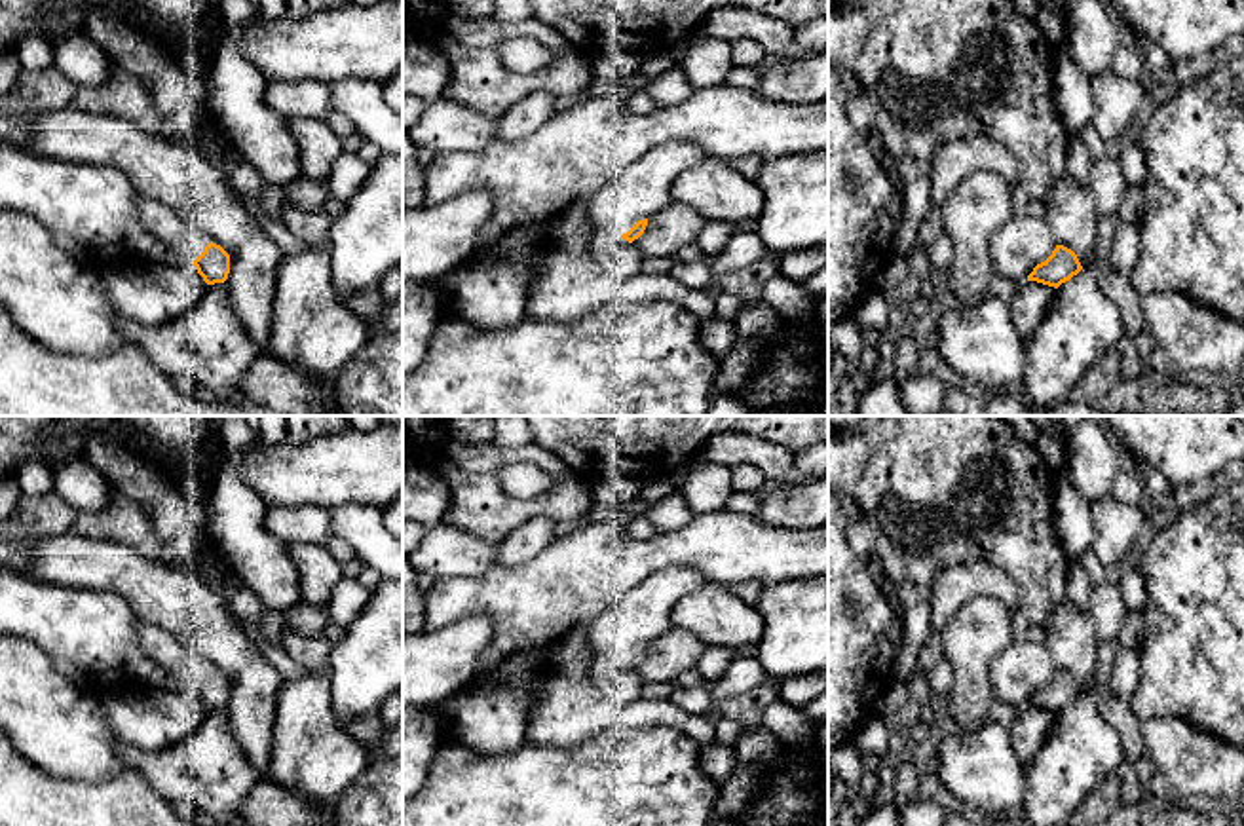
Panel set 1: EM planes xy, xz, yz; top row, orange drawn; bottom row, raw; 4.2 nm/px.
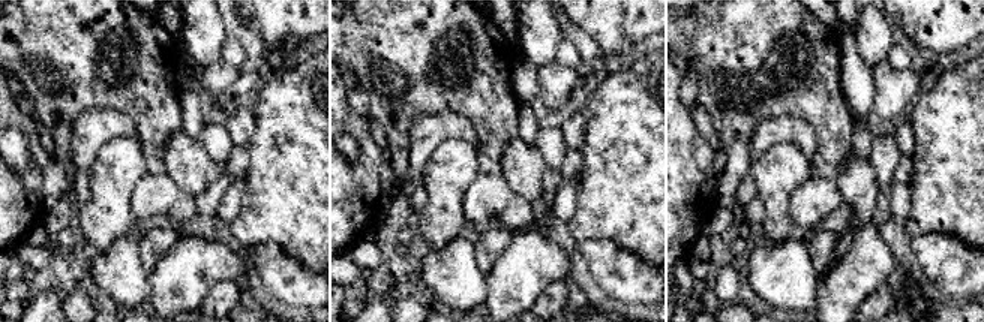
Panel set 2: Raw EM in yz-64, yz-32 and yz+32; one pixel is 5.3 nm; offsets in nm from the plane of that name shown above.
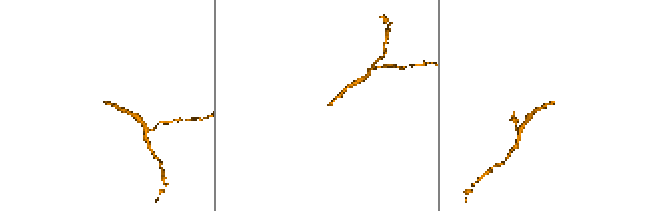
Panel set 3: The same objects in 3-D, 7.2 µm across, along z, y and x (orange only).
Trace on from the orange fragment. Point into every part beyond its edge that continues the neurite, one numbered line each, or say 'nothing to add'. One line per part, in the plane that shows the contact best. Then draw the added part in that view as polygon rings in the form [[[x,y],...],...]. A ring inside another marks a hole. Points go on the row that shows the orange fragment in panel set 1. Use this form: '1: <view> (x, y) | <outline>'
1: xz (614, 255) | [[[596,232],[587,249],[606,273],[629,279],[640,272],[640,251],[619,235]]]

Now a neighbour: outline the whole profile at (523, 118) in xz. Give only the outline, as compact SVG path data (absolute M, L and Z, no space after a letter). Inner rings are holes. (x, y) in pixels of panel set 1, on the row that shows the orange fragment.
M528 95L496 118L496 141L522 141L537 131L555 112L553 95Z

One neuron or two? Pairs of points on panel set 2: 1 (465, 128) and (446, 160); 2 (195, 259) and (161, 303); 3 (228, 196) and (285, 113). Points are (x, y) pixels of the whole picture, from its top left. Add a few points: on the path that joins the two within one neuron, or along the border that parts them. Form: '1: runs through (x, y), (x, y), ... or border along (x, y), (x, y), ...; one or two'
1: border along (477, 149), (462, 140), (444, 140), (428, 159); two
2: runs through (189, 270), (170, 292); one
3: border along (243, 178), (237, 213); two

